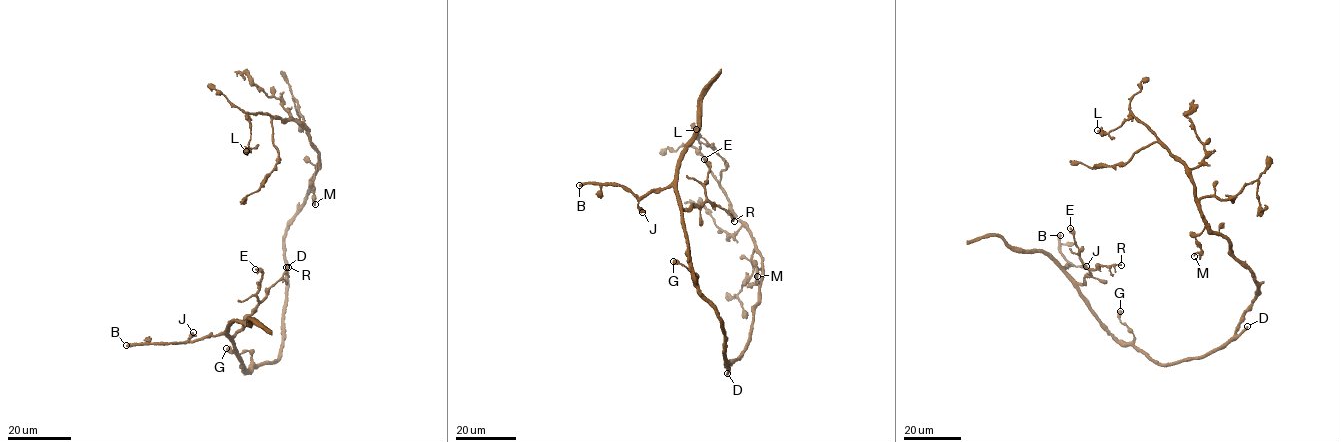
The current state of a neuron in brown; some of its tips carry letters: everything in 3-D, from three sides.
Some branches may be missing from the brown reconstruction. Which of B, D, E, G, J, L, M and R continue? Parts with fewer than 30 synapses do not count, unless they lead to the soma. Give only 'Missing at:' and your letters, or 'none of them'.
Missing at: B, D, R

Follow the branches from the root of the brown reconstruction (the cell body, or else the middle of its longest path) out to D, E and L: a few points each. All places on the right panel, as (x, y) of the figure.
D: (1240, 322), (1237, 335), (1247, 326)
E: (1240, 322), (1236, 333), (1214, 350), (1172, 363), (1154, 363), (1122, 345), (1077, 285), (1090, 270), (1070, 228)
L: (1240, 322), (1257, 281), (1233, 254), (1229, 241), (1209, 228), (1183, 165), (1132, 115), (1109, 132), (1097, 130)

